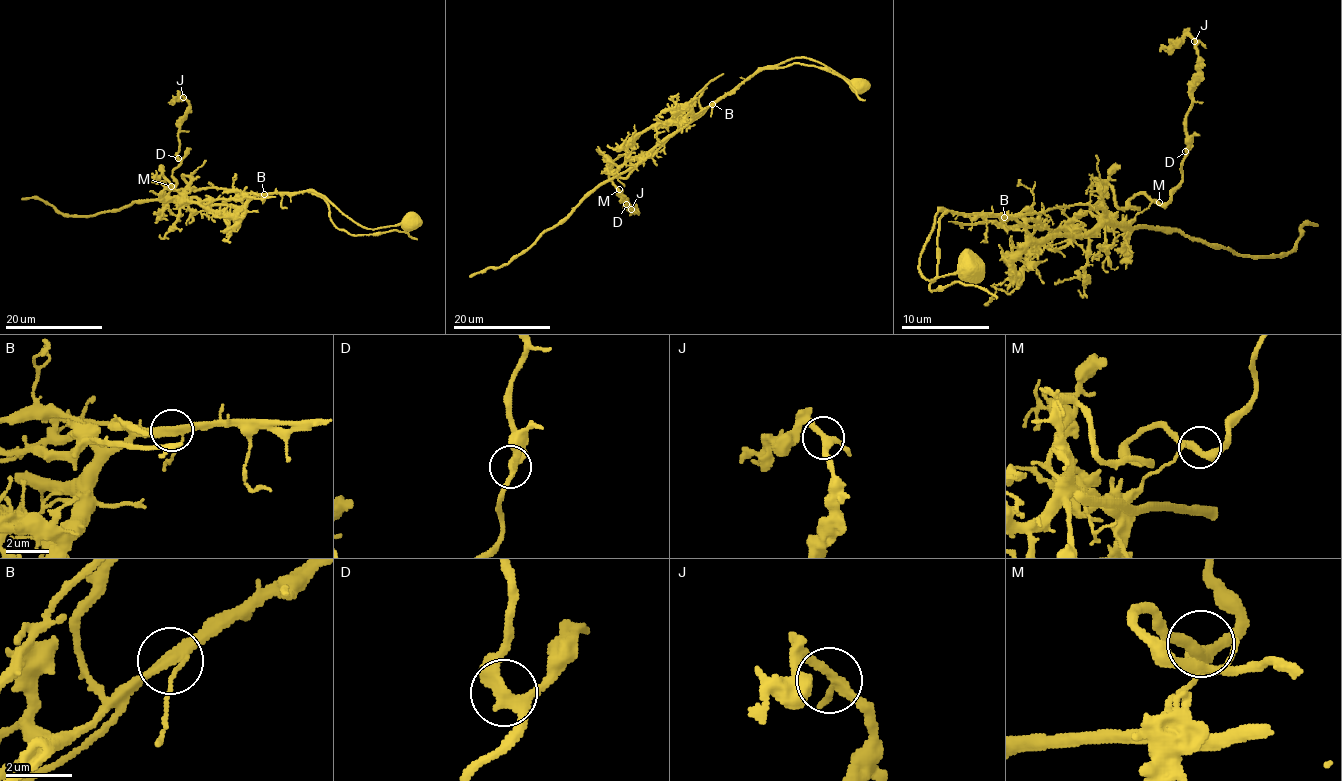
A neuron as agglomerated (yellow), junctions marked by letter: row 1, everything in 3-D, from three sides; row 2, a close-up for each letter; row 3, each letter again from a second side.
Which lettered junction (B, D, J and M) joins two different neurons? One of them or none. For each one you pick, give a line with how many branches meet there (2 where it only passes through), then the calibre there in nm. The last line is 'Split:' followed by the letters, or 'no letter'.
B: 3 branches meet; 260 nm thick
Split: B

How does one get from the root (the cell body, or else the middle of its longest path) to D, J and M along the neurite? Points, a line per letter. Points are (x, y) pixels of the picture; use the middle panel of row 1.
D: (859, 85), (804, 57), (754, 73), (644, 159), (628, 159), (616, 177), (609, 175), (626, 204)
J: (859, 85), (804, 57), (754, 73), (644, 159), (609, 175), (631, 209)
M: (859, 85), (804, 57), (761, 69), (644, 159), (628, 159), (616, 177), (611, 172), (609, 178), (619, 189)

